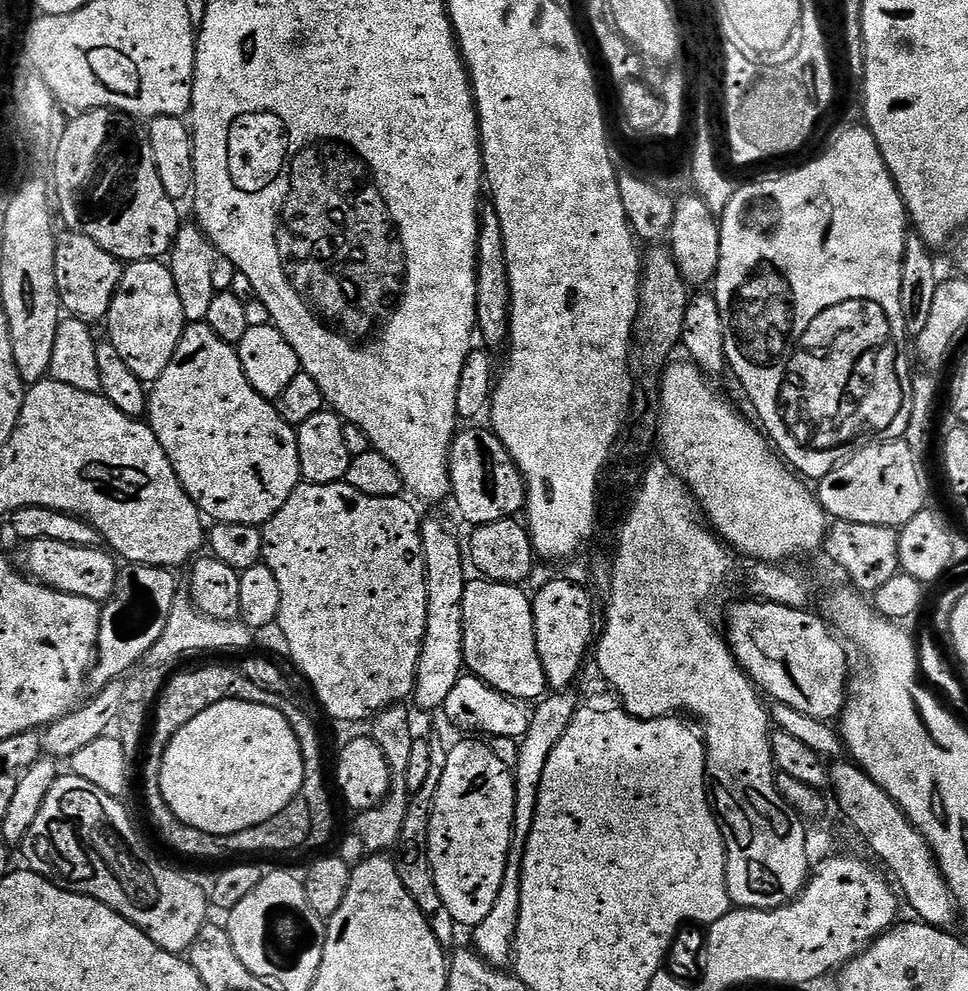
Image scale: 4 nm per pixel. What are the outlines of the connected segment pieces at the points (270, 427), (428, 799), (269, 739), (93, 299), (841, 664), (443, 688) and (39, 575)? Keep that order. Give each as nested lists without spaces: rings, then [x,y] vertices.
[[[208,323],[185,327],[170,366],[151,385],[146,423],[154,430],[158,442],[162,442],[178,482],[182,482],[188,497],[209,521],[263,526],[282,510],[286,498],[302,482],[296,428],[283,420],[273,401],[250,386],[239,351],[214,334]]]
[[[438,742],[432,744],[430,775],[426,777],[426,783],[422,785],[422,790],[415,792],[409,799],[406,818],[402,818],[402,830],[394,849],[396,869],[398,878],[402,878],[402,886],[406,886],[410,898],[414,898],[414,902],[418,906],[418,910],[422,910],[426,922],[430,922],[430,930],[434,930],[434,938],[438,938],[438,942],[446,950],[453,947],[451,944],[456,940],[458,926],[450,914],[450,910],[446,907],[446,902],[442,902],[442,894],[438,894],[438,886],[434,882],[434,870],[430,866],[428,857],[428,839],[430,838],[432,799],[438,786],[442,783],[442,770],[446,770],[447,757],[445,745],[442,746]]]
[[[249,700],[218,702],[170,738],[160,785],[166,806],[186,826],[215,836],[238,834],[274,818],[303,793],[302,748],[281,709]]]
[[[83,230],[76,232],[60,232],[56,238],[56,257],[54,258],[54,278],[58,282],[58,294],[60,295],[61,309],[69,317],[76,317],[85,322],[92,320],[103,321],[110,310],[110,302],[120,285],[120,279],[124,273],[125,265],[114,254],[106,254],[94,238],[90,238]]]
[[[745,599],[729,610],[726,627],[728,647],[741,670],[769,701],[794,706],[810,718],[835,721],[844,711],[850,683],[845,641],[823,615],[763,599]]]
[[[432,516],[420,525],[422,550],[424,551],[424,573],[426,574],[426,634],[422,654],[418,658],[416,671],[416,690],[414,701],[424,712],[443,709],[450,695],[450,690],[457,685],[461,676],[465,675],[464,666],[464,627],[462,626],[462,598],[464,597],[464,564],[466,568],[466,552],[460,549],[460,540],[452,533],[452,524],[440,516]]]
[[[30,540],[23,545],[20,552],[20,560],[24,563],[23,571],[31,579],[39,581],[46,587],[53,588],[56,592],[74,594],[82,598],[90,598],[97,602],[103,602],[112,597],[112,591],[116,585],[116,573],[118,571],[118,560],[111,551],[103,547],[84,547],[82,545],[67,544],[52,540]]]

